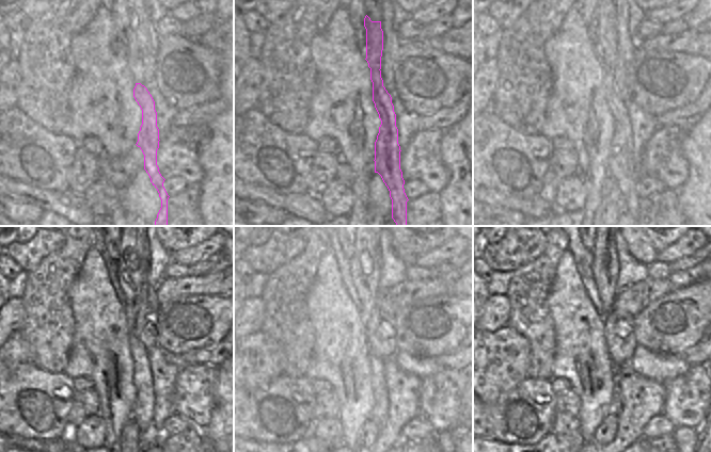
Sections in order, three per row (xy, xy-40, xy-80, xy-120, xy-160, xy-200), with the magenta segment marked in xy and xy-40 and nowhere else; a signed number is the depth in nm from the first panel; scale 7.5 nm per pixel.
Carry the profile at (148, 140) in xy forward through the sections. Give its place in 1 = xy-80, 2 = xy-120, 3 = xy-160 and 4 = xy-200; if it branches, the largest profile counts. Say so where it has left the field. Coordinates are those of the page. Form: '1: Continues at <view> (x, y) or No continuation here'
1: Continues at xy-80 (620, 165)
2: Continues at xy-120 (131, 273)
3: Continues at xy-160 (365, 263)
4: Continues at xy-200 (604, 255).

